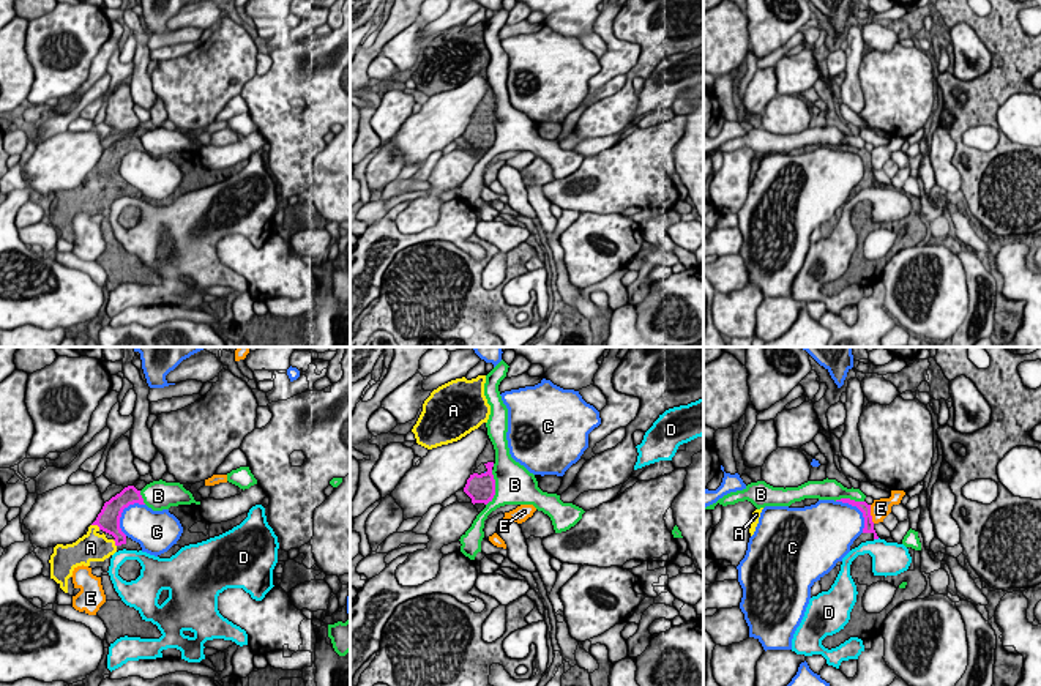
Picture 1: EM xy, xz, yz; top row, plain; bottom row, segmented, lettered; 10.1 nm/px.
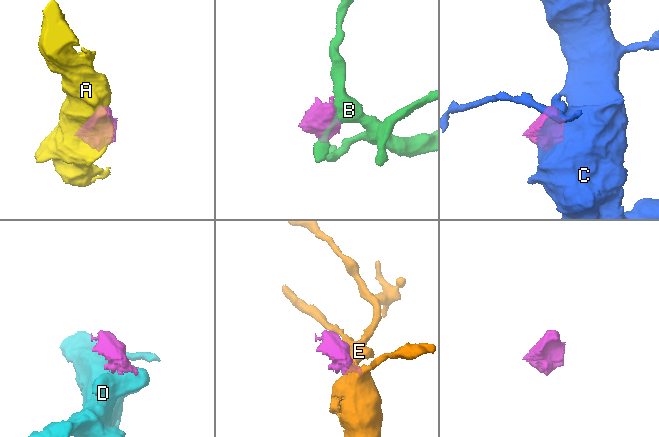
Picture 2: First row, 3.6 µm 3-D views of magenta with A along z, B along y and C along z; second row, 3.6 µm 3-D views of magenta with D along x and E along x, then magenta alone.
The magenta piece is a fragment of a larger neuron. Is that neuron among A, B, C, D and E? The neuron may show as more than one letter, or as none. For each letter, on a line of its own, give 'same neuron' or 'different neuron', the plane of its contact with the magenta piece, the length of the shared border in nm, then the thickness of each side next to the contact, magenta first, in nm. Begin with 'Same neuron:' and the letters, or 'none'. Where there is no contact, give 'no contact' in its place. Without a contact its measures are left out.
Same neuron: A
A: same neuron; meets magenta in xy; contact 110 nm long; 240 nm thick on the magenta side, 280 nm on the other
B: different neuron; meets magenta in xz; contact 380 nm long; 280 nm thick on the magenta side, 400 nm on the other
C: different neuron; meets magenta in xy; contact 380 nm long; 240 nm thick on the magenta side, 380 nm on the other
D: different neuron; meets magenta in yz; contact 70 nm long; 100 nm thick on the magenta side, 360 nm on the other
E: different neuron; meets magenta in yz; contact 200 nm long; 120 nm thick on the magenta side, 190 nm on the other

